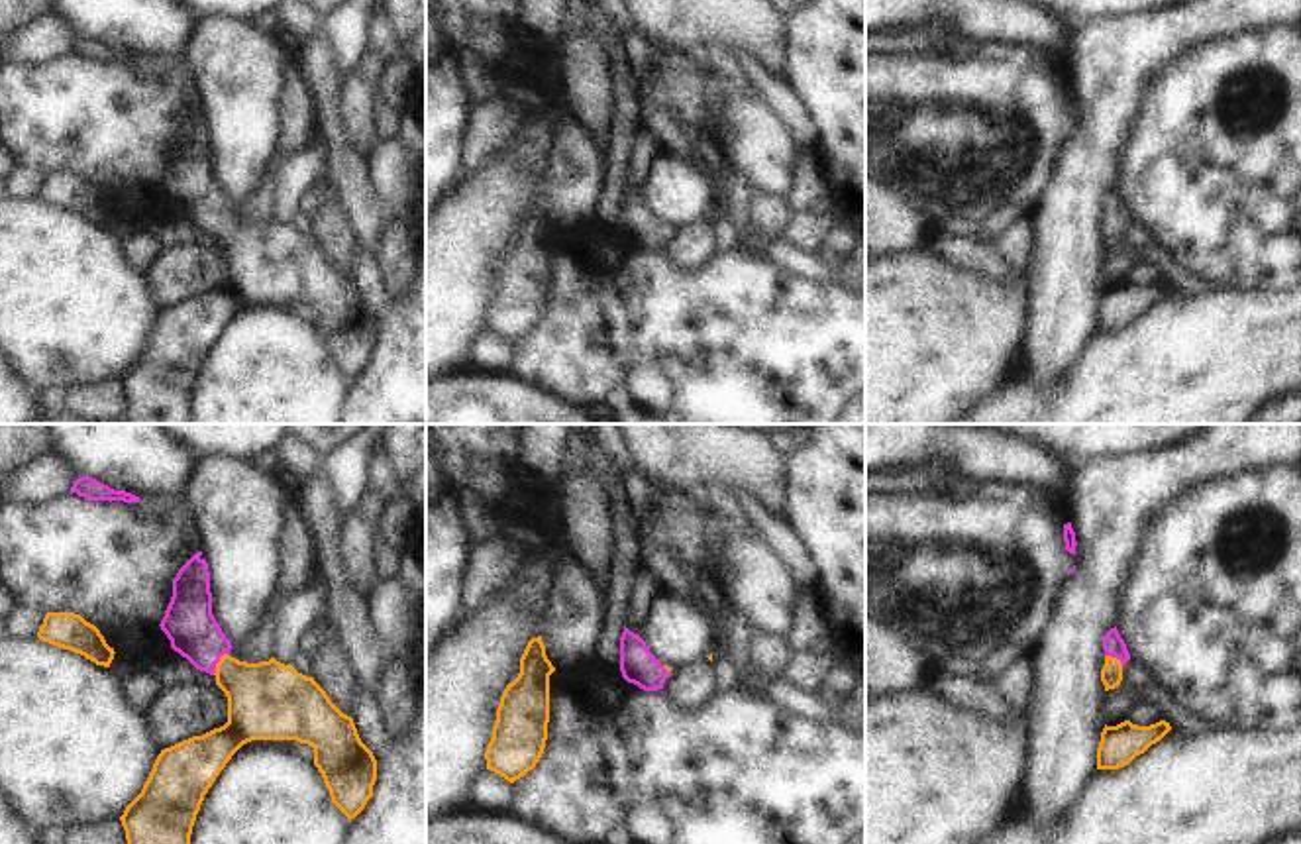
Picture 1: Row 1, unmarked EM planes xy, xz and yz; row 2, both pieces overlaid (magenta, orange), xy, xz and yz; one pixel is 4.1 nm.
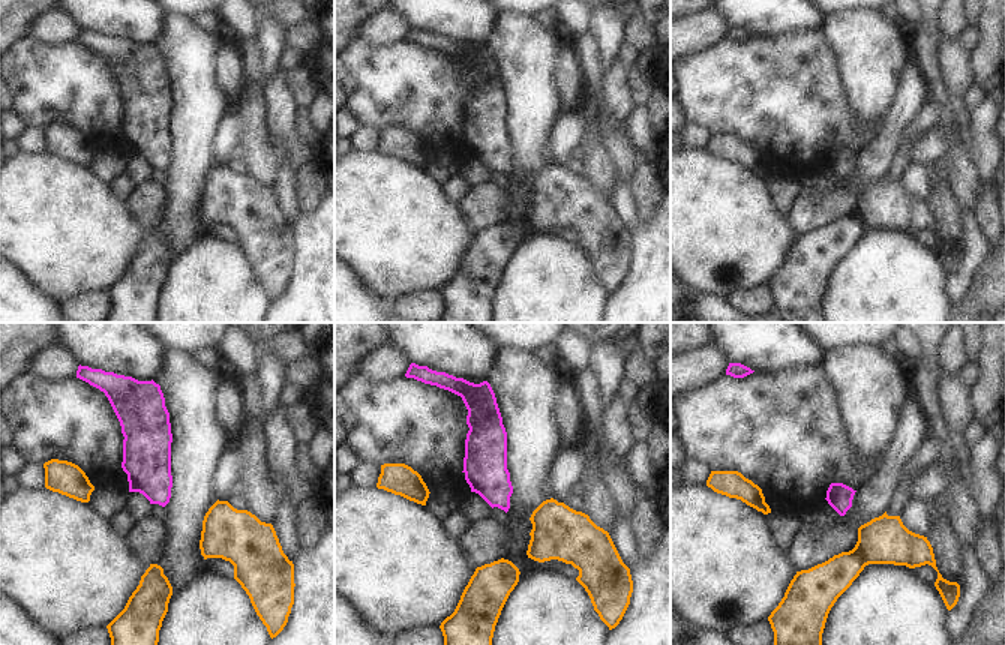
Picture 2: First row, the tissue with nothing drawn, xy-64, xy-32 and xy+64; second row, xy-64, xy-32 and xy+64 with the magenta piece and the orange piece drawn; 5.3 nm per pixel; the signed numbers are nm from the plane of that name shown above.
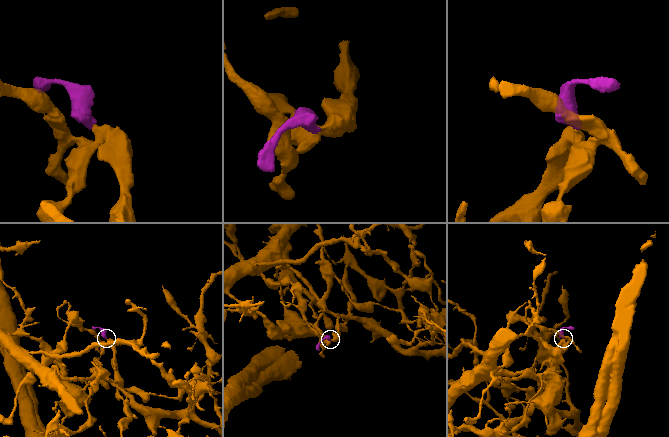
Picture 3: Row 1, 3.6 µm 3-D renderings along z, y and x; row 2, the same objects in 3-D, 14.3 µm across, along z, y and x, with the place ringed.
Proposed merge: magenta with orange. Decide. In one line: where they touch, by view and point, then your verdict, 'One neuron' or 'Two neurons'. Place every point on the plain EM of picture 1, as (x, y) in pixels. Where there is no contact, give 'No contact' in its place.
Touches magenta at xy (216, 222). One neuron

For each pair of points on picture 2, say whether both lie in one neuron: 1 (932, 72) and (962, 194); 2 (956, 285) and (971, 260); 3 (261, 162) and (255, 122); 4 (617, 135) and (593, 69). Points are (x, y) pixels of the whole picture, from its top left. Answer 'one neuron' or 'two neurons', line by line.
1: one neuron
2: one neuron
3: one neuron
4: one neuron

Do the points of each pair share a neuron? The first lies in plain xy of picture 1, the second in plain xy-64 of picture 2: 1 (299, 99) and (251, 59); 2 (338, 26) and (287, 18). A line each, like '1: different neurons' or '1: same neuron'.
1: different neurons
2: different neurons

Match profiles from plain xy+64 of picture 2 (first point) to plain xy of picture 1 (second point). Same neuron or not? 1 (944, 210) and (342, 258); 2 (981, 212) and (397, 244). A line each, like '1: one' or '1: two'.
1: one
2: one

